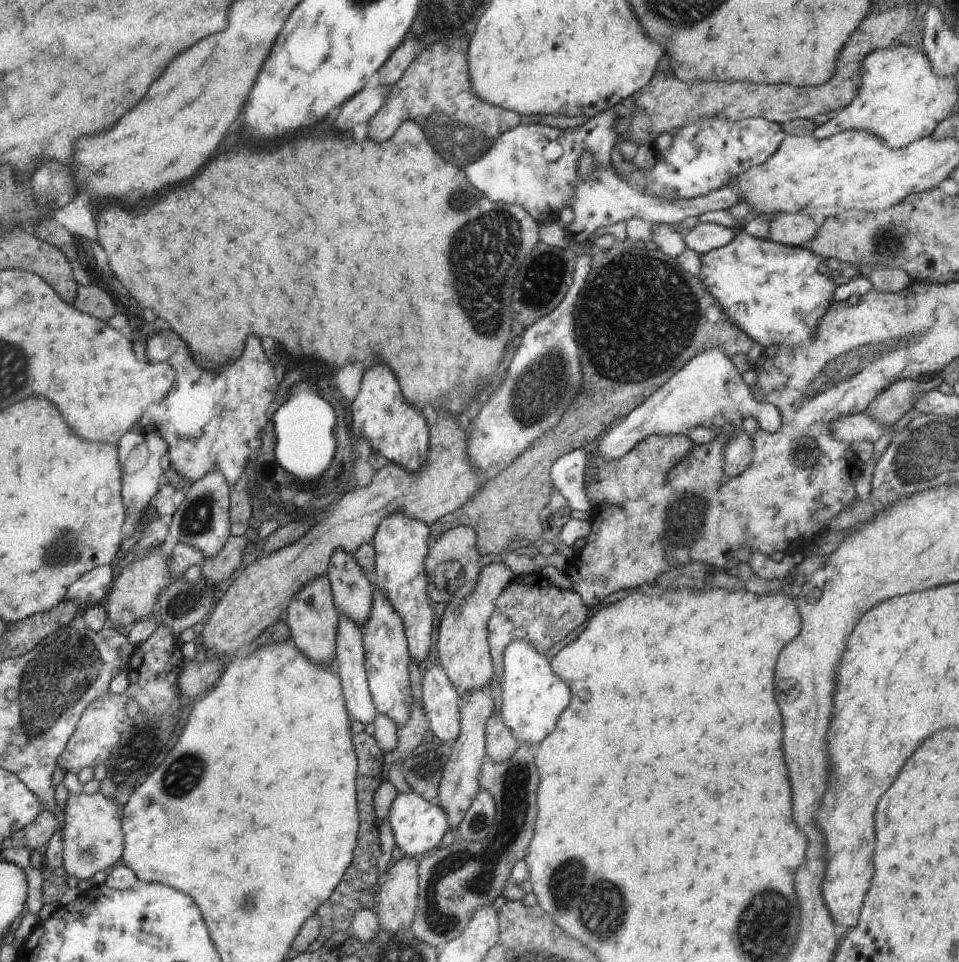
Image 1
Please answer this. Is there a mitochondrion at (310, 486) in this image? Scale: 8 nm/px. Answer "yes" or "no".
no

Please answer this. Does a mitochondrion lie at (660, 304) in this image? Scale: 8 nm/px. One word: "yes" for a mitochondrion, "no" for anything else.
yes

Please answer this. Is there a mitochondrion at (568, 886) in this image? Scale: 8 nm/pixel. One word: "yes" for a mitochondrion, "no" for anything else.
yes

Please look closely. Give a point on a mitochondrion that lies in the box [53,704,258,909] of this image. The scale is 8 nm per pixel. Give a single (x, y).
(140, 750)

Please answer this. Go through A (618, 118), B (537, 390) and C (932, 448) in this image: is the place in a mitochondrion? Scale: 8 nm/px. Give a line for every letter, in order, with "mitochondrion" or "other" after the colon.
A: other
B: mitochondrion
C: mitochondrion

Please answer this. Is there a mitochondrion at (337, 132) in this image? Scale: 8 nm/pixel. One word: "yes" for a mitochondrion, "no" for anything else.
no

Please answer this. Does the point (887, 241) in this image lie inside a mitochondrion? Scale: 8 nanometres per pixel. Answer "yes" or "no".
yes

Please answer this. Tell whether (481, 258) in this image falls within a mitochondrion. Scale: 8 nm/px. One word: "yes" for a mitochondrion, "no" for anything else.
yes

